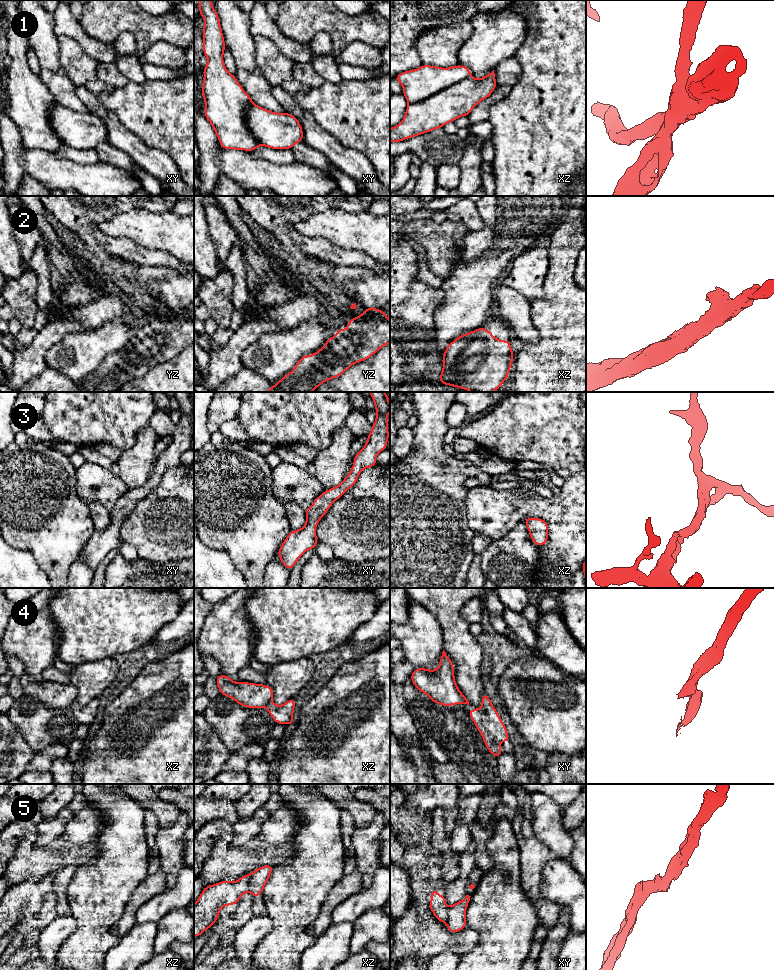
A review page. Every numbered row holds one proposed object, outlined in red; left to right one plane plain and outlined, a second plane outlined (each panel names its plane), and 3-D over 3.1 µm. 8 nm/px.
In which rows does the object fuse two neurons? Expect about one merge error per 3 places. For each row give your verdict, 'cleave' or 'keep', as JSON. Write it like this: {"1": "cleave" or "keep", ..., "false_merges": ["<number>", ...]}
{"1": "cleave", "2": "keep", "3": "keep", "4": "cleave", "5": "cleave", "false_merges": ["1", "4", "5"]}

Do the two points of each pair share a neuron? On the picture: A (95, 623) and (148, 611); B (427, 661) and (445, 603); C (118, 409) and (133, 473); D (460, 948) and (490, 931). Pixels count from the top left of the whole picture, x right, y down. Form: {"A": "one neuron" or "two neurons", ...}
{"A": "one neuron", "B": "two neurons", "C": "two neurons", "D": "two neurons"}

